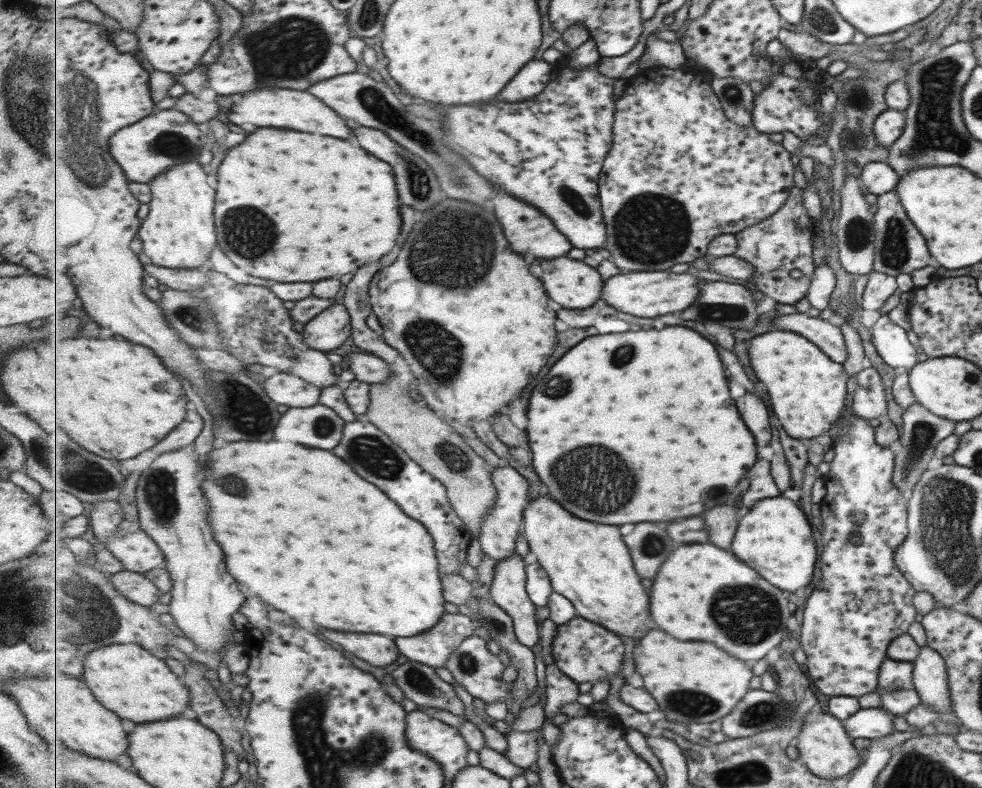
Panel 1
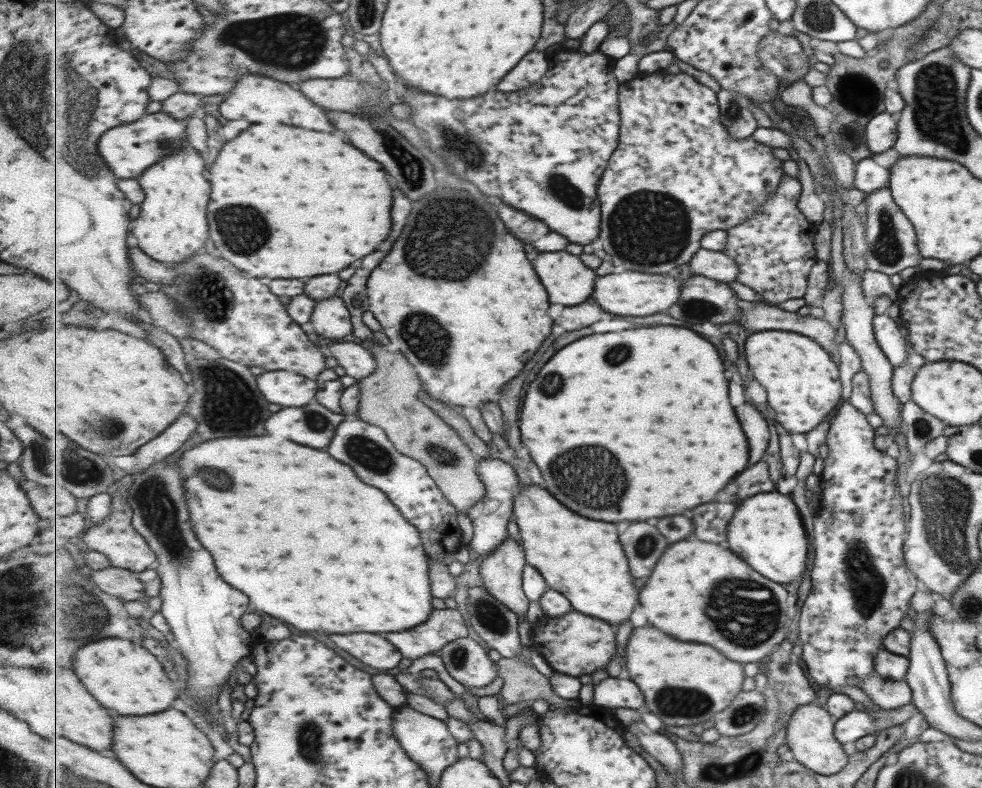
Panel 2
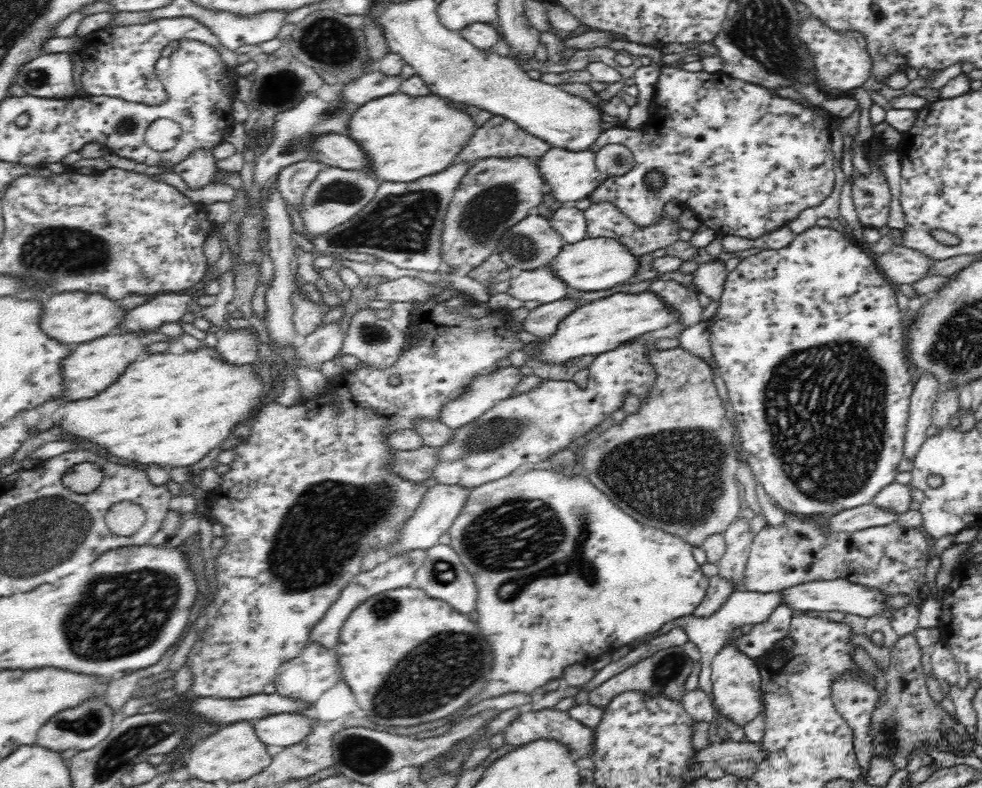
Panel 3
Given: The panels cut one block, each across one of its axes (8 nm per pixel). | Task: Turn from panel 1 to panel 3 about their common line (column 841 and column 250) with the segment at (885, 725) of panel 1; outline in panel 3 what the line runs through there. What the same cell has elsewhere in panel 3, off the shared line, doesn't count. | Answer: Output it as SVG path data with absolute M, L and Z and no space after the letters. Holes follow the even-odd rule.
M278 713L250 719L249 723L260 742L286 747L306 736L310 721L308 717L295 713Z

